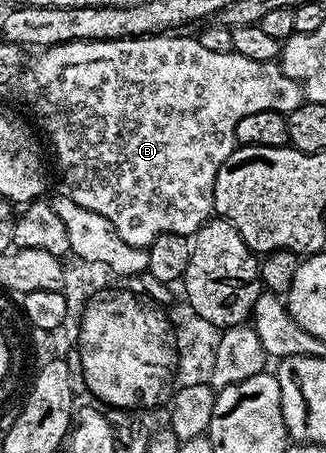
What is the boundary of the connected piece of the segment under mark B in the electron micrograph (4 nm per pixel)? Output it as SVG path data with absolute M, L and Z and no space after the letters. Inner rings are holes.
M158 35L158 36L156 36L156 37L124 37L124 38L123 38L123 39L115 39L115 40L114 40L114 41L72 41L72 42L71 42L71 43L63 43L63 44L62 44L62 45L53 45L53 46L51 46L51 47L50 47L50 48L49 48L49 49L42 49L42 50L40 50L40 52L38 52L38 53L37 53L37 54L36 54L36 56L34 56L34 57L37 57L37 58L35 58L35 59L34 59L34 61L33 61L33 62L31 62L31 60L30 60L30 61L29 61L29 62L28 62L28 65L27 65L27 68L26 68L26 69L25 69L25 70L24 70L24 72L22 72L22 73L21 73L21 74L20 74L20 77L19 77L19 83L21 83L21 97L22 97L22 99L23 99L23 100L25 100L25 101L26 101L26 103L27 103L27 104L29 104L29 109L30 109L30 111L31 111L31 112L33 112L33 117L34 117L34 119L35 119L35 120L37 120L37 121L38 121L38 123L39 123L39 124L41 124L41 129L42 129L42 131L43 131L43 132L45 132L45 137L46 137L46 138L45 138L45 137L44 137L44 140L45 140L45 141L46 141L46 142L47 142L47 145L48 145L48 141L47 141L47 140L49 140L49 145L50 145L50 147L51 147L51 148L53 148L53 153L54 153L54 155L55 155L55 156L57 156L57 169L58 169L58 171L59 171L59 172L61 172L61 181L62 181L62 183L63 183L63 184L65 184L65 187L63 187L63 189L64 189L64 192L65 192L65 193L66 193L66 194L68 194L68 195L69 195L69 197L70 197L70 198L71 198L71 199L73 199L73 200L74 200L74 202L75 202L75 203L77 203L77 204L78 204L78 205L80 205L80 207L85 207L85 208L86 208L86 209L87 209L87 210L89 210L89 211L93 211L93 212L95 212L95 213L96 213L96 214L98 214L98 215L101 215L101 216L103 216L103 218L105 218L105 219L107 219L107 220L110 220L110 221L111 221L111 223L112 223L112 224L113 224L113 225L114 225L114 227L115 227L115 231L117 231L117 232L118 232L118 233L119 233L119 237L120 237L120 239L123 239L123 241L124 241L124 242L125 242L125 243L127 243L127 244L129 244L129 245L130 245L130 246L131 246L131 247L133 247L133 248L135 248L135 249L142 249L142 250L144 250L144 249L145 249L145 248L146 248L146 247L147 247L147 246L149 246L149 245L150 245L150 244L151 244L151 242L152 242L152 241L153 241L153 240L155 240L155 238L157 238L157 237L158 237L158 236L159 236L159 235L163 235L163 234L164 234L164 233L174 233L174 234L175 234L175 235L183 235L183 236L184 236L184 237L189 237L189 236L190 236L190 235L192 235L192 234L194 234L194 233L196 233L196 232L197 232L197 230L198 230L198 229L200 229L200 228L201 228L201 226L202 226L202 225L204 225L204 224L205 224L205 222L206 222L206 221L208 221L208 220L210 220L210 218L212 218L212 217L213 217L213 216L214 216L214 211L213 211L213 188L214 188L214 187L215 187L215 175L219 175L219 167L220 167L220 166L221 166L221 165L222 165L222 164L223 164L223 163L224 163L224 161L225 161L225 160L226 160L226 159L227 159L227 155L231 155L231 154L232 154L232 153L233 153L233 151L234 151L234 148L235 148L235 146L236 146L236 145L237 145L237 140L236 140L236 139L235 139L235 127L236 127L236 126L237 126L237 124L238 124L238 123L239 123L239 119L243 119L243 115L255 115L255 114L256 114L256 113L258 113L258 112L259 112L259 111L275 111L275 112L276 112L276 113L284 113L284 114L286 114L286 115L287 115L287 114L288 114L288 113L290 113L290 112L291 112L291 111L295 111L295 107L299 107L299 106L300 106L300 105L302 105L302 103L303 103L303 96L302 96L302 84L301 84L301 83L300 83L300 82L298 82L298 81L296 81L296 80L295 80L295 79L291 79L291 78L288 78L288 77L287 77L287 75L285 75L285 74L284 74L284 71L282 71L282 70L281 70L281 67L280 67L280 64L277 64L277 63L274 63L274 62L271 62L271 61L256 61L256 60L255 60L255 59L243 59L243 55L239 55L239 54L238 54L238 53L235 53L235 52L232 52L232 53L220 53L220 52L219 52L219 51L210 51L210 50L209 50L209 49L208 49L208 47L203 47L203 43L202 43L202 42L201 42L201 40L200 40L200 39L198 39L198 38L197 38L197 37L196 37L196 36L193 36L193 37L181 37L181 36L185 36L185 35Z

